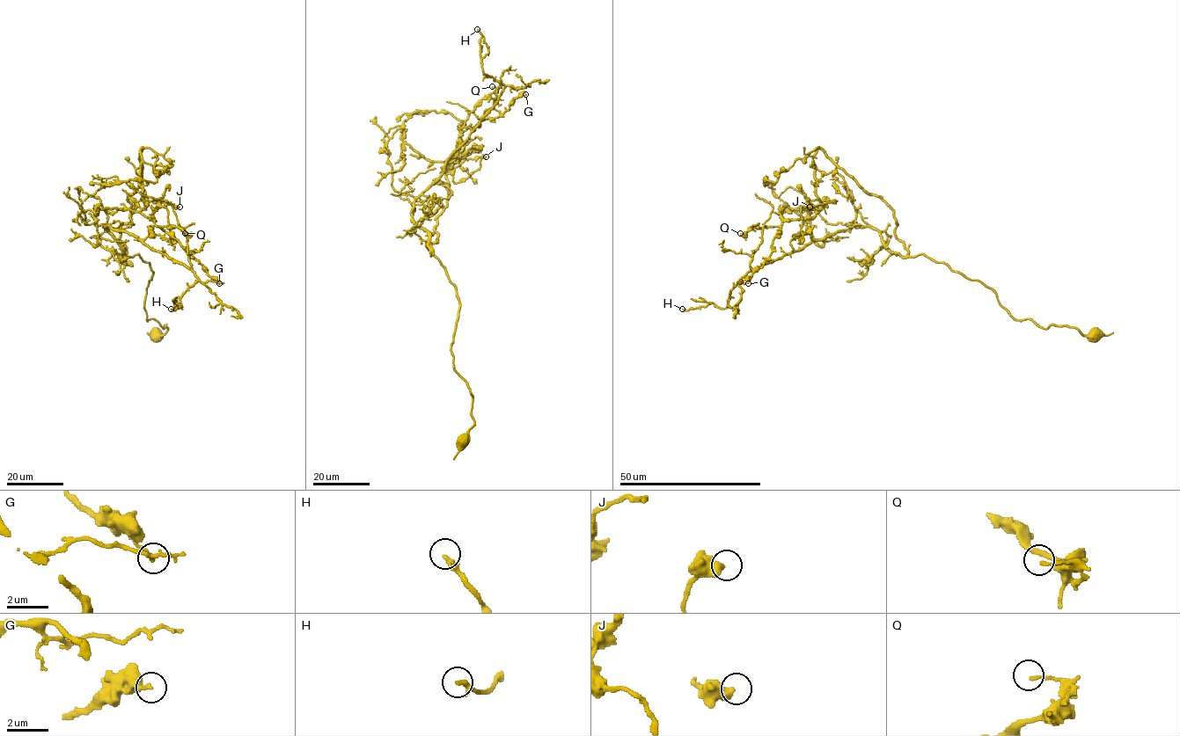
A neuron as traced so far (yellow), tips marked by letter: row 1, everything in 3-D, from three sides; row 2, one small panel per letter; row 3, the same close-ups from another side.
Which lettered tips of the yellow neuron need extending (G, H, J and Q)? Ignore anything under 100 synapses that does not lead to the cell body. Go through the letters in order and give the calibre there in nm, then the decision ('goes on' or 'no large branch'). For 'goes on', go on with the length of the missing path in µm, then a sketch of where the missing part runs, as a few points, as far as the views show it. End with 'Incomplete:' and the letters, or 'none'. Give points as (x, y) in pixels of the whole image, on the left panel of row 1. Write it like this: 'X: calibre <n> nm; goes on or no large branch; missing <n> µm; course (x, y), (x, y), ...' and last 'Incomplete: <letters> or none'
G: calibre 160 nm; no large branch
H: calibre 260 nm; no large branch
J: calibre 500 nm; no large branch
Q: calibre 150 nm; no large branch
Incomplete: none

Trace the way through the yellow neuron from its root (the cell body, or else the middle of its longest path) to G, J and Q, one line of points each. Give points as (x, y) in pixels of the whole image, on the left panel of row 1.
G: (156, 334), (167, 328), (146, 319), (150, 264), (128, 257), (120, 239), (141, 149), (141, 212), (219, 283)
J: (156, 334), (167, 328), (146, 319), (150, 264), (128, 257), (120, 239), (141, 149), (142, 198), (179, 207)
Q: (156, 334), (167, 328), (146, 319), (150, 264), (128, 257), (120, 239), (141, 149), (141, 212), (185, 233)

